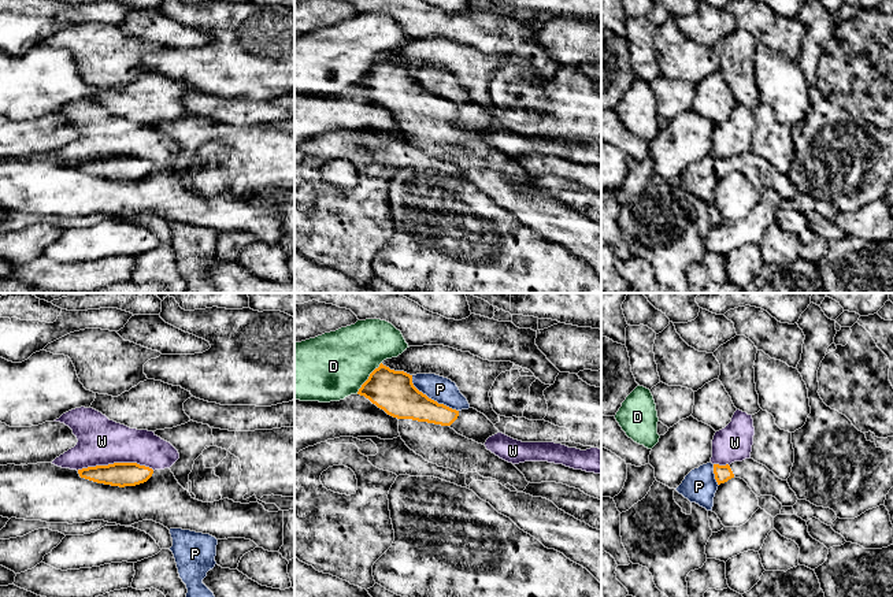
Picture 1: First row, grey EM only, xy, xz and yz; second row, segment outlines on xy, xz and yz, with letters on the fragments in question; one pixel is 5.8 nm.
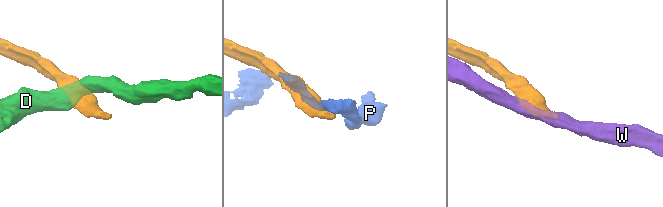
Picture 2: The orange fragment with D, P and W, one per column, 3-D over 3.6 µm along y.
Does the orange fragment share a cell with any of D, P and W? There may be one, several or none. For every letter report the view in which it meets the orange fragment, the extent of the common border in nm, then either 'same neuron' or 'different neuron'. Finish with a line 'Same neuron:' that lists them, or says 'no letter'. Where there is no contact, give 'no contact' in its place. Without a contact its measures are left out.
D: xz | 240 nm | different neuron
P: xz | 360 nm | different neuron
W: xy | 460 nm | different neuron
Same neuron: no letter

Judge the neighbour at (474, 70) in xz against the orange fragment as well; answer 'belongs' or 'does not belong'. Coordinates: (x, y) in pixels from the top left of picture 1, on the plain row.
does not belong

